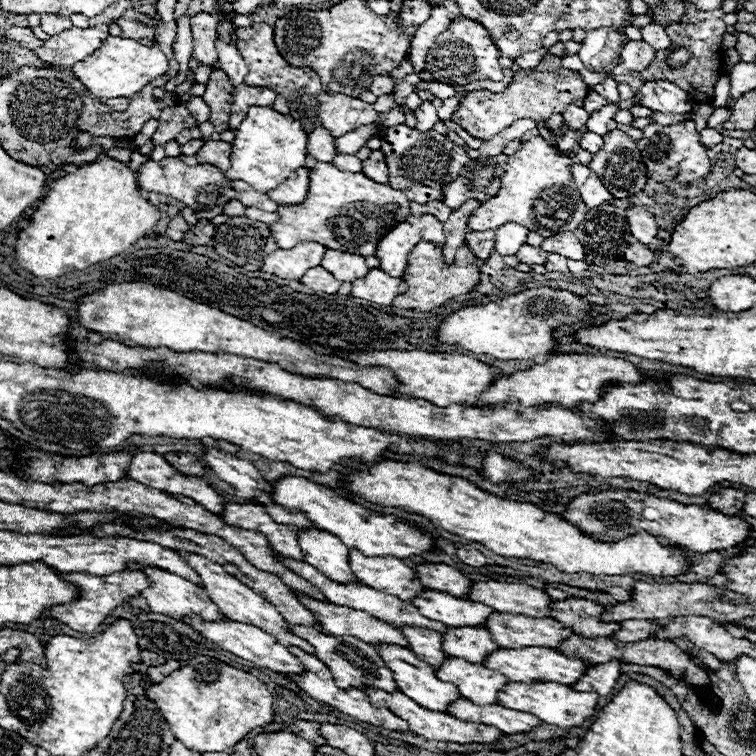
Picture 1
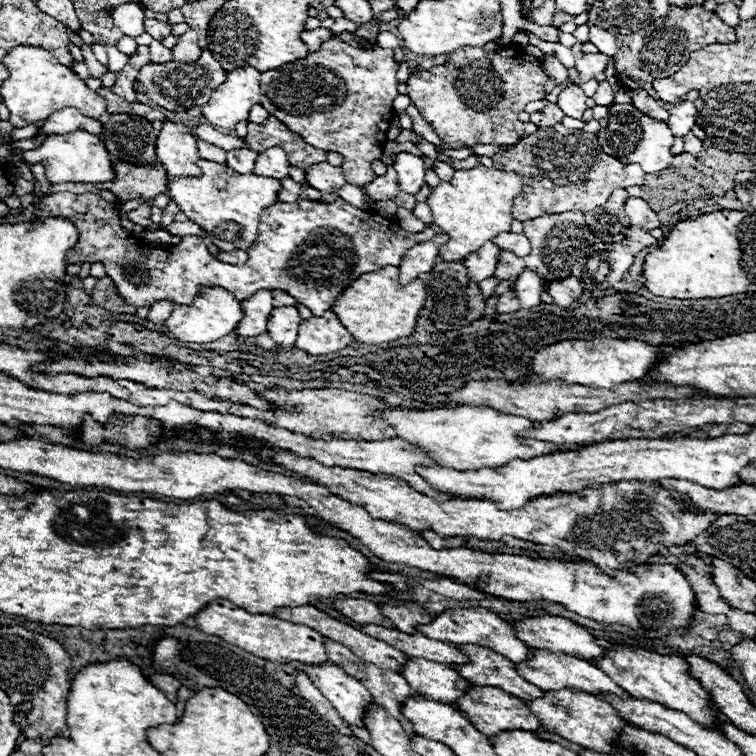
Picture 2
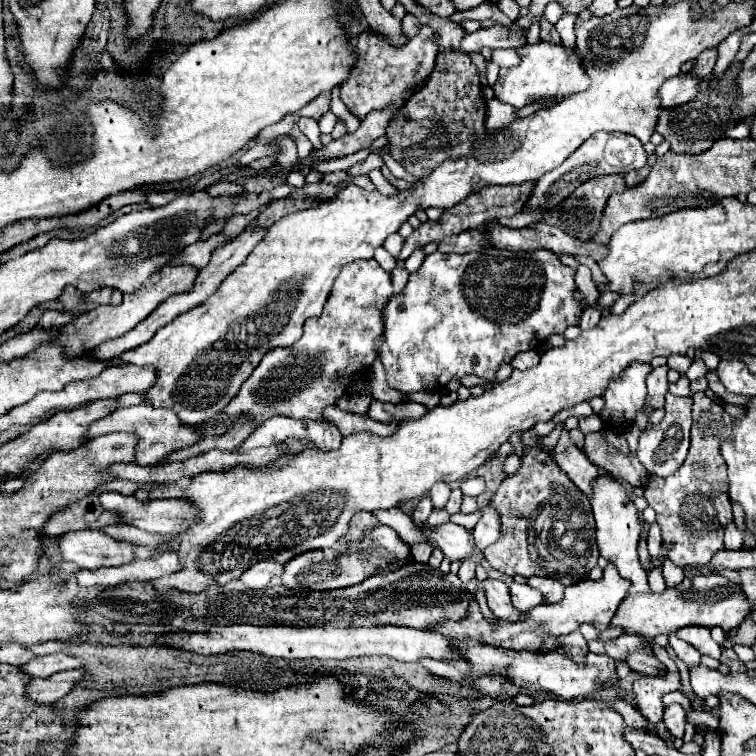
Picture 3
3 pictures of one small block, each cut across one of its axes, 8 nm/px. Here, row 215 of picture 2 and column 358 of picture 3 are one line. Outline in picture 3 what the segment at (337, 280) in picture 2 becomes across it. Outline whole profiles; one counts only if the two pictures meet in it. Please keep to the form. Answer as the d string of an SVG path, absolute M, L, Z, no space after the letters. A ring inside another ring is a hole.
M422 26L420 32L408 40L404 46L390 46L382 40L378 40L374 34L364 32L354 40L354 64L350 70L348 80L340 86L340 98L348 106L348 110L362 120L368 112L376 108L384 108L390 104L400 104L404 94L416 86L424 84L434 70L436 54L438 54L438 42L432 34L430 26ZM374 258L344 266L324 312L304 324L302 338L290 348L276 348L262 358L252 378L244 382L240 394L226 406L224 414L248 414L256 424L262 424L274 414L292 418L322 418L322 410L334 404L336 398L362 378L376 358L374 338L382 332L382 308L392 296L390 274L384 272Z

